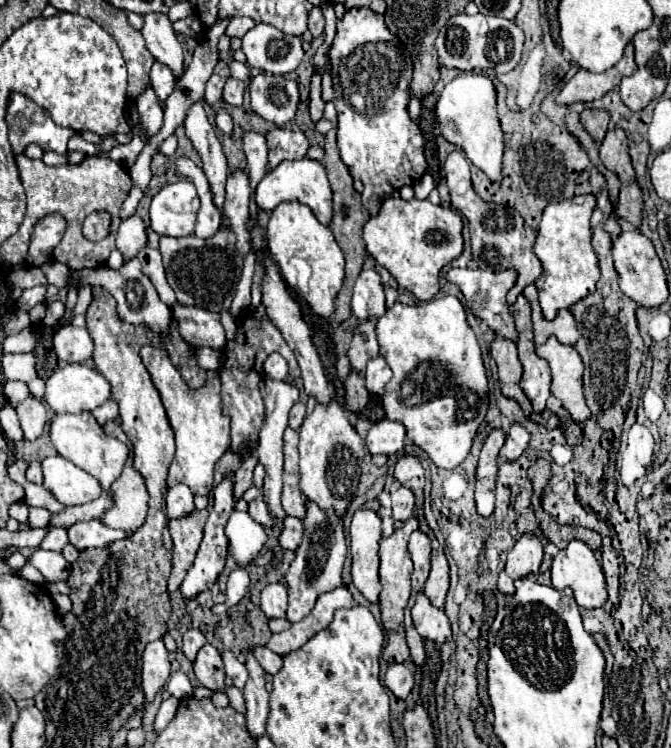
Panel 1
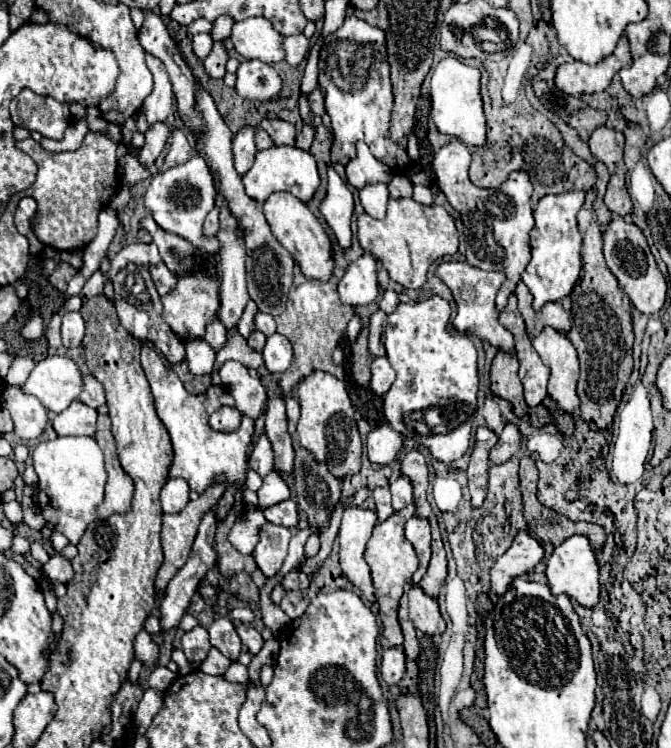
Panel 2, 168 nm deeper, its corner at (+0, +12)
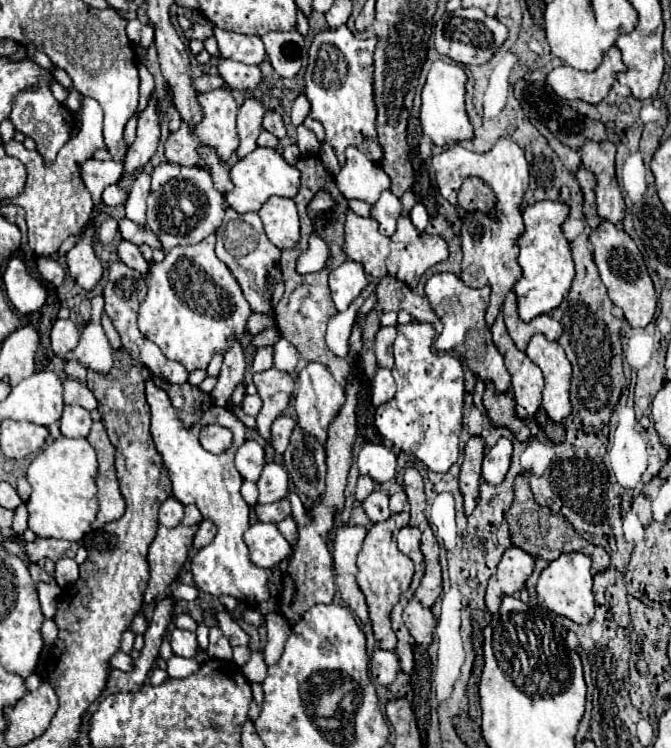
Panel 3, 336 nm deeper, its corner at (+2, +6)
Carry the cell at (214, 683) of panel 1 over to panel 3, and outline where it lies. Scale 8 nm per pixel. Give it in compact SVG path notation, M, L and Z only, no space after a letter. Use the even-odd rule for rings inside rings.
M175 628L171 632L171 648L177 656L183 656L183 658L193 658L199 650L199 644L197 644L197 636L193 632L187 632L187 630L179 630Z

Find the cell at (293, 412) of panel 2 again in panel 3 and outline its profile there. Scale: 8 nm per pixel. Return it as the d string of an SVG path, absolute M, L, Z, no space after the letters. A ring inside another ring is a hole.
M279 416L273 422L273 426L271 426L271 436L273 436L271 446L273 446L273 450L277 454L283 454L285 452L293 428L295 428L295 416Z

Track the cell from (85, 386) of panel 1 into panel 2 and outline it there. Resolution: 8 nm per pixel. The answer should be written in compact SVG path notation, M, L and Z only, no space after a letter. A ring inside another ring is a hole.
M47 356L37 362L21 390L39 398L47 410L59 414L77 400L81 386L81 372L71 358Z

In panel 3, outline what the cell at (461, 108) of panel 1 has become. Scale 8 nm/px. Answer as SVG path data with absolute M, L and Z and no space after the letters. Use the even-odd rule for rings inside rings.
M443 60L433 62L421 92L423 104L421 104L419 120L421 120L423 134L429 136L435 146L447 146L453 142L473 138L473 124L469 122L465 110L465 84L467 84L467 74L455 62L443 62Z

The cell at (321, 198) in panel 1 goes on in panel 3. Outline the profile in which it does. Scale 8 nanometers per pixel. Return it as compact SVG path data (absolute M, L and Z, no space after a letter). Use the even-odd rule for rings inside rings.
M255 148L249 156L237 160L231 168L231 180L235 184L233 192L227 194L227 204L239 214L257 212L271 196L295 198L301 186L301 172L297 166L285 162L285 158L275 148Z

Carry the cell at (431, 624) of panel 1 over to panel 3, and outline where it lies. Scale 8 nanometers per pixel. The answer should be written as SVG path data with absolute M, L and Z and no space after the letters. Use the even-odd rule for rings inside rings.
M411 598L403 610L403 620L415 642L427 648L433 640L433 632L437 626L433 612L429 608L423 608L417 598Z

